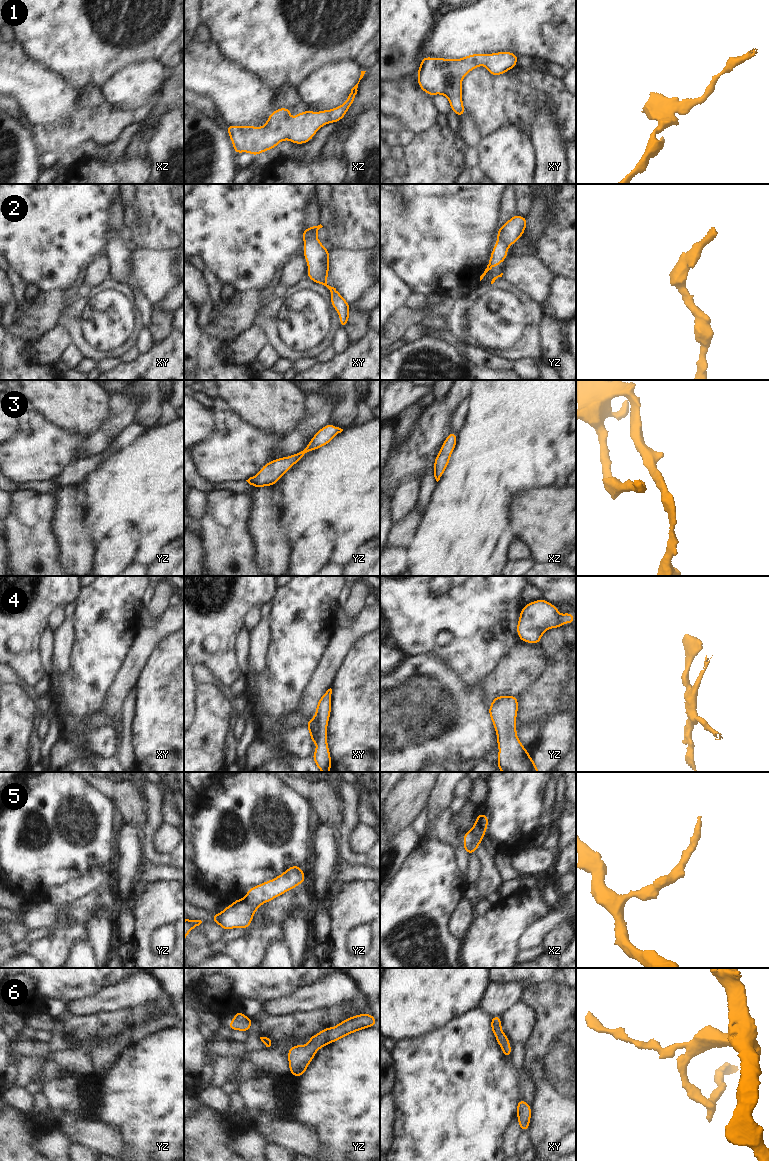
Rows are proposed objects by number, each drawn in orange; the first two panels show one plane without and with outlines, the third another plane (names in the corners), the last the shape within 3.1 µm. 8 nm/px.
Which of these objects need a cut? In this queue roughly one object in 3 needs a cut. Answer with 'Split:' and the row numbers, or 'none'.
Split: 2, 4, 5

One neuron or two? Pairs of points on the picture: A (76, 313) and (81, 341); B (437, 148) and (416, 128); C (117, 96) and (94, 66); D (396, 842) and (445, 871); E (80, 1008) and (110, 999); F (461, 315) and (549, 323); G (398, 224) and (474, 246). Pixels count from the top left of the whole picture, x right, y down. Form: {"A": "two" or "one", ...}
{"A": "one", "B": "two", "C": "two", "D": "two", "E": "one", "F": "two", "G": "one"}

